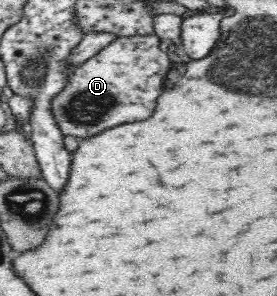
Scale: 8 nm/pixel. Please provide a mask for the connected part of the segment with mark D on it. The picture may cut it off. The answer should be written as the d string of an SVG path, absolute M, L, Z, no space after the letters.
M157 34L118 37L75 68L67 86L51 104L63 136L70 135L81 141L109 127L151 117L155 101L165 89L163 81L172 69L167 52L159 48L159 43Z

